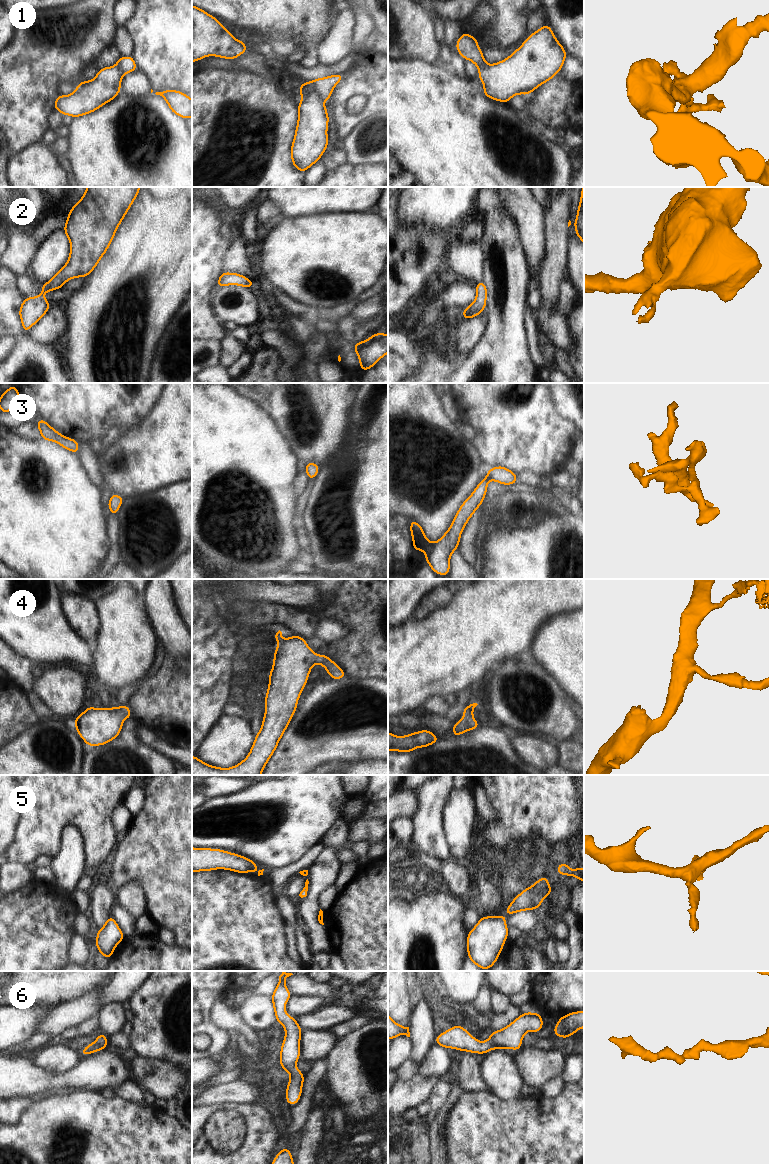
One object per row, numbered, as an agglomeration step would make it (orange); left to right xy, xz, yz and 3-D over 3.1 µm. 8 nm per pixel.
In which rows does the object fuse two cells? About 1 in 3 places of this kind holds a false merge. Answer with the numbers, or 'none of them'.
1

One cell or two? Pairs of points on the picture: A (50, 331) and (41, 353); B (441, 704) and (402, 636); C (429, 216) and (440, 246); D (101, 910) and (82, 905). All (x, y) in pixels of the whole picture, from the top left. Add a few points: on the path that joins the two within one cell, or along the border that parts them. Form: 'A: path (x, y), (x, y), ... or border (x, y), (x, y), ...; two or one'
A: border (24, 334), (38, 343), (55, 344); two
B: border (451, 698), (432, 696), (423, 706); two
C: border (455, 222), (433, 226), (414, 219), (408, 224); two
D: border (90, 898), (88, 906); two

